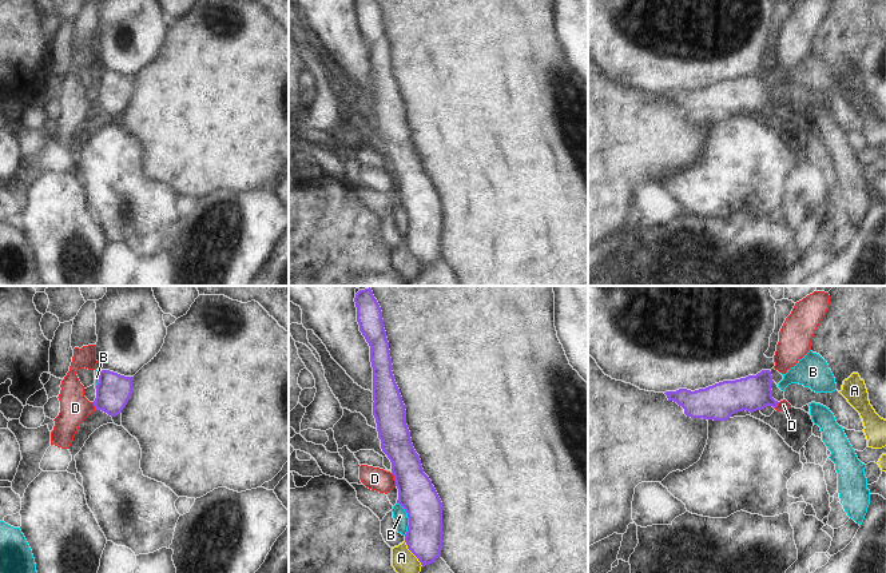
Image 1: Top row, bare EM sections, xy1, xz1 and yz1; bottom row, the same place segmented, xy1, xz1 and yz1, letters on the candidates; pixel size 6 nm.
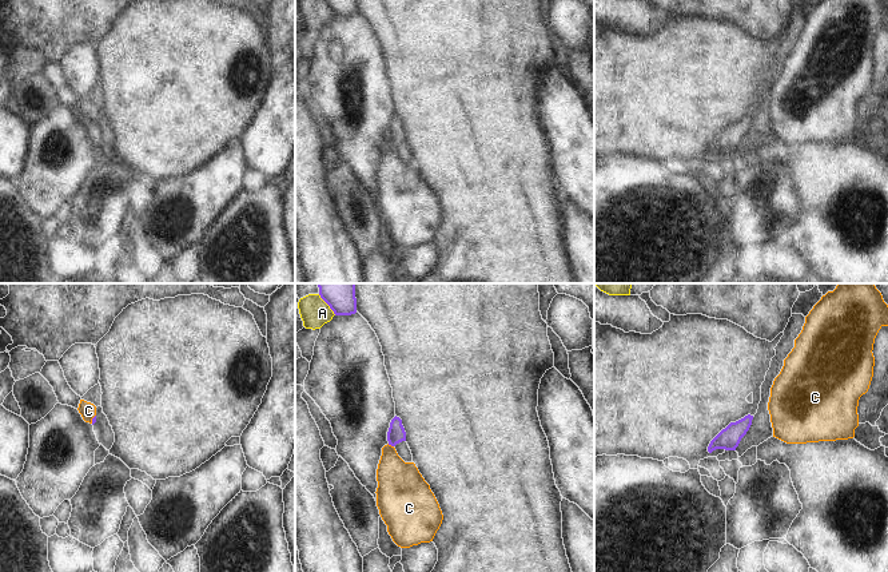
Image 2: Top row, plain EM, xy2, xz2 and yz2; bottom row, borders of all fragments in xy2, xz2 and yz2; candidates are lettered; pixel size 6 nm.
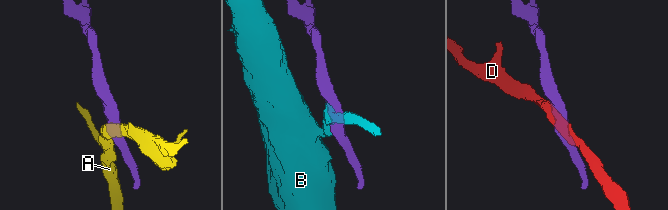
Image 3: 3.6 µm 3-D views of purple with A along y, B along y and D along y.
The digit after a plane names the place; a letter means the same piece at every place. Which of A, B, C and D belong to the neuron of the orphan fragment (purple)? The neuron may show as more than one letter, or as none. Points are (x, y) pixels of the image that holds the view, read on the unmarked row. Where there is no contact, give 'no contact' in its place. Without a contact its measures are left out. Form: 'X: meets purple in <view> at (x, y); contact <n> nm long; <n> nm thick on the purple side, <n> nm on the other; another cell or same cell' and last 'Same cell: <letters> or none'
A: meets purple in xz1 at (412, 253); contact 190 nm long; 220 nm thick on the purple side, 150 nm on the other; another cell
B: meets purple in xz1 at (408, 218); contact 200 nm long; 220 nm thick on the purple side, 90 nm on the other; another cell
C: meets purple in xz2 at (390, 145); contact 40 nm long; 110 nm thick on the purple side, 280 nm on the other; same cell
D: meets purple in xz1 at (394, 180); contact 90 nm long; 220 nm thick on the purple side, 140 nm on the other; another cell
Same cell: C

